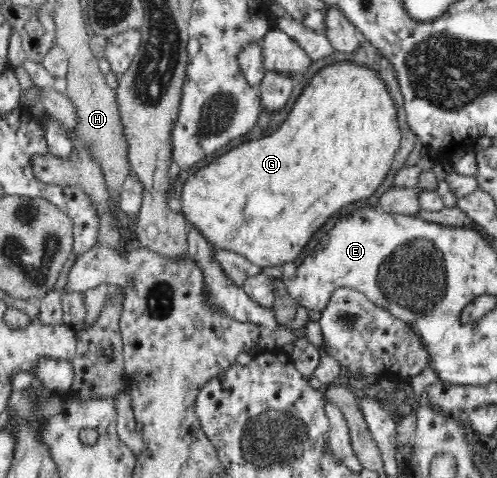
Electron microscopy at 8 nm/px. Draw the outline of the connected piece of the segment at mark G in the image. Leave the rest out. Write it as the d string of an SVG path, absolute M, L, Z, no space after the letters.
M346 60L332 63L317 71L316 75L313 75L312 79L308 81L308 85L304 87L300 96L292 99L290 115L280 124L280 129L276 133L234 146L234 149L224 153L222 157L214 159L210 165L204 165L202 169L198 169L194 175L191 174L186 179L184 187L182 187L182 213L184 213L182 217L186 217L186 222L193 229L198 230L212 246L240 254L258 267L274 267L293 262L316 230L324 225L334 213L336 215L342 207L349 203L370 197L380 187L391 168L394 154L400 147L400 139L402 139L402 133L398 126L396 107L394 107L394 100L390 98L388 87L382 76L364 64Z

